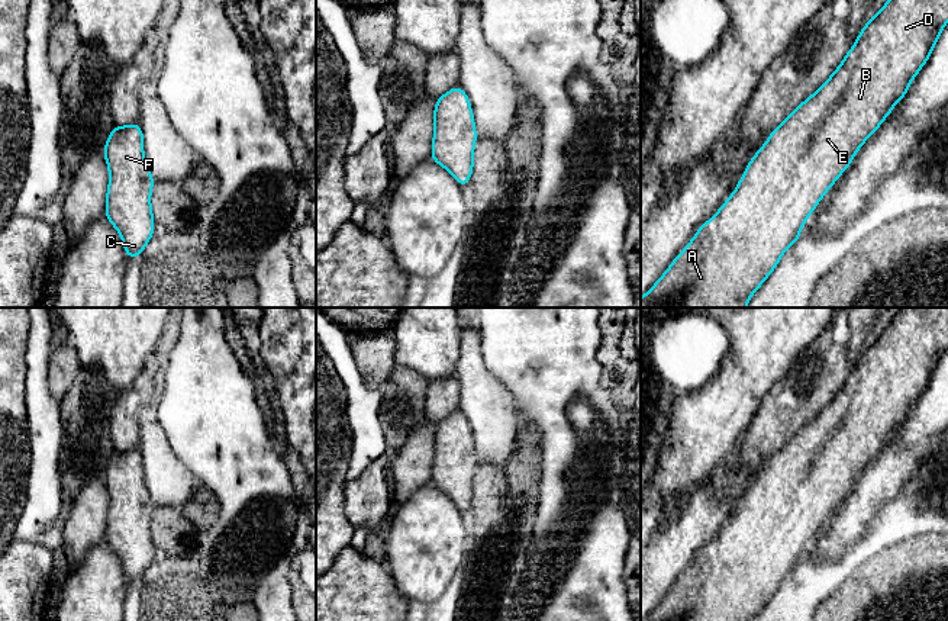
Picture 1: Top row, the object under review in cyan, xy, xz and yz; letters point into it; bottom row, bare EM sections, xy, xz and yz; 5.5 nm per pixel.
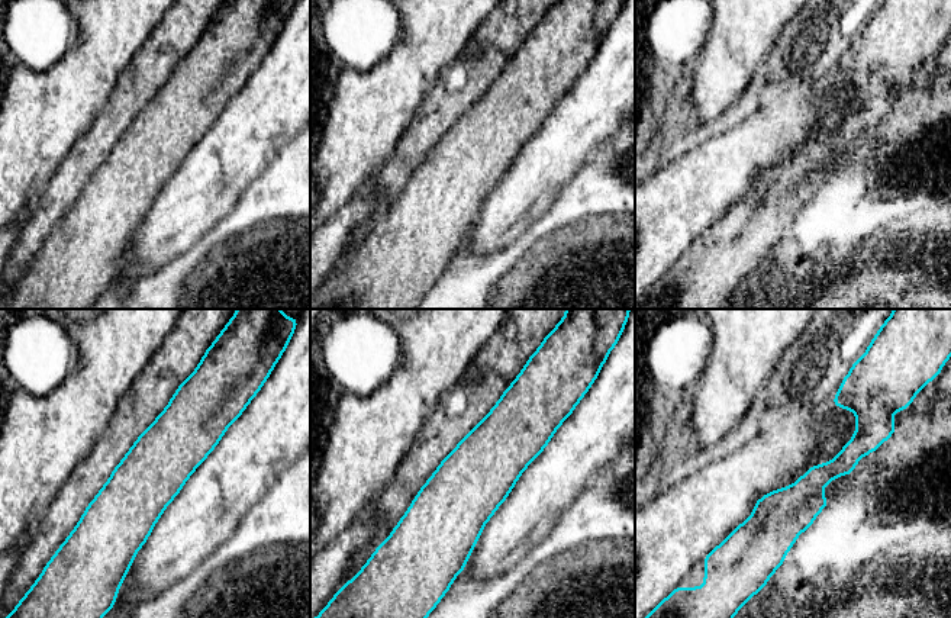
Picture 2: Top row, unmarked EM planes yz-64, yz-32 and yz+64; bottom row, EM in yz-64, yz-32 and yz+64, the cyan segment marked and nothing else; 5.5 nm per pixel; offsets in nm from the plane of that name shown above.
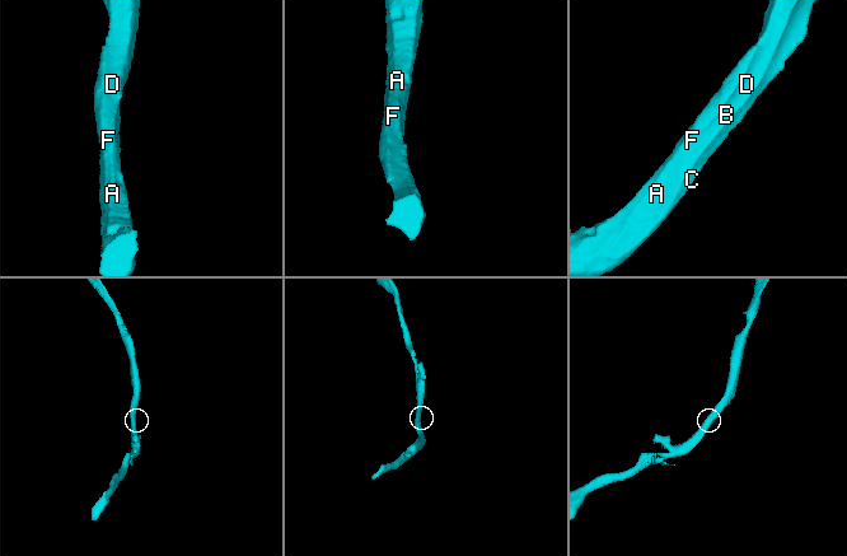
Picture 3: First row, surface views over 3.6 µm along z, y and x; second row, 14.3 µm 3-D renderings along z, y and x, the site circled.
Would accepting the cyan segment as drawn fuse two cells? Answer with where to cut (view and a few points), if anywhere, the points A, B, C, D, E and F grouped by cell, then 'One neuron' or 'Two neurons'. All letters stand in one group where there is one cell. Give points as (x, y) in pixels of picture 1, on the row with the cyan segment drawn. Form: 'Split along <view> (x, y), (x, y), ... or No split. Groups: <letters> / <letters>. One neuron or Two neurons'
No split. Groups: A B C D E F. One neuron

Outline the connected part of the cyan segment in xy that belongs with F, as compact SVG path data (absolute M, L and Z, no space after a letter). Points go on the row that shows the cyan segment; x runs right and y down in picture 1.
M139 123L113 126L103 155L109 167L106 219L120 234L126 257L142 257L154 237L151 190L155 180L144 155Z

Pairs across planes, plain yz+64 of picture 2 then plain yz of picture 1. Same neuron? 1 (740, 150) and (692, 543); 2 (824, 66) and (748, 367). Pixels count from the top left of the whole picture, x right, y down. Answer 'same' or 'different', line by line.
1: same
2: different

